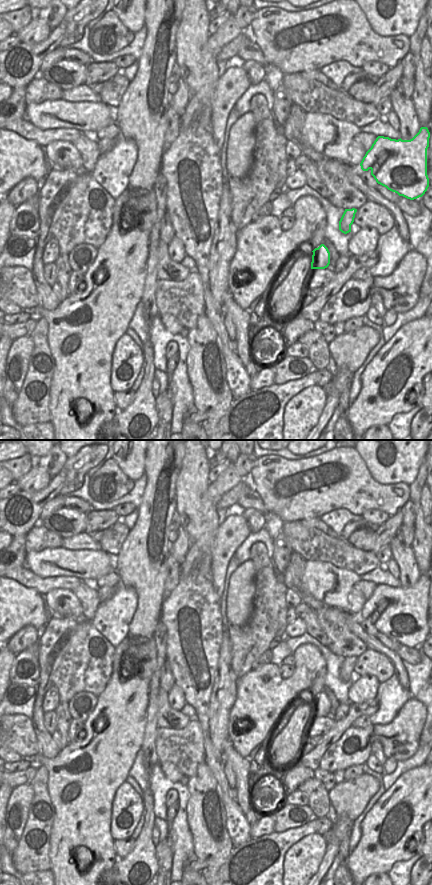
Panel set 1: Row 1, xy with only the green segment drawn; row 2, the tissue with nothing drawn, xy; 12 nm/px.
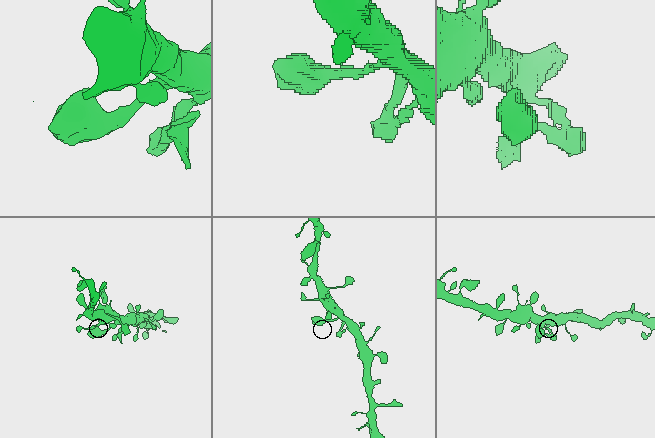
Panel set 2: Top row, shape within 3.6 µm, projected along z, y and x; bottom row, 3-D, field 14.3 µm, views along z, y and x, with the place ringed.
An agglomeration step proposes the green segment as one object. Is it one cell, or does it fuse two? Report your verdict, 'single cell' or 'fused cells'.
single cell

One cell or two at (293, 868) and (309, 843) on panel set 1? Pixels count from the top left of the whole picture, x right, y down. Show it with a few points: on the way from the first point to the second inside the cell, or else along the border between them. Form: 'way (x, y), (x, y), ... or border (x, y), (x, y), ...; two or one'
way (299, 862), (309, 849); one

